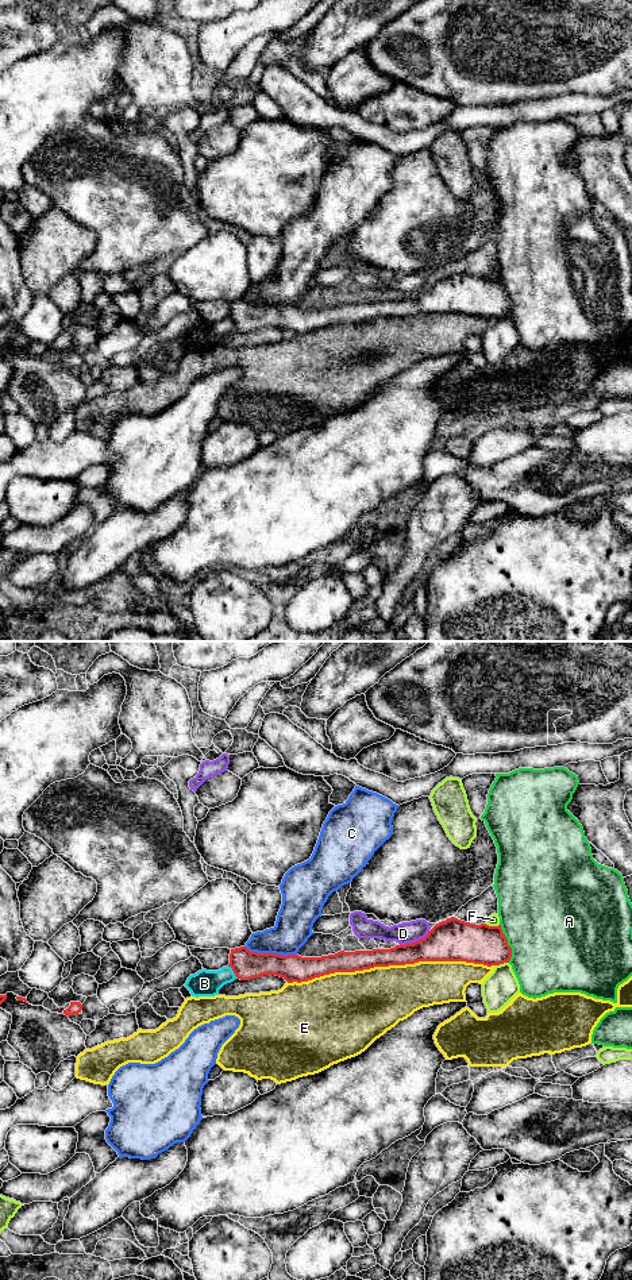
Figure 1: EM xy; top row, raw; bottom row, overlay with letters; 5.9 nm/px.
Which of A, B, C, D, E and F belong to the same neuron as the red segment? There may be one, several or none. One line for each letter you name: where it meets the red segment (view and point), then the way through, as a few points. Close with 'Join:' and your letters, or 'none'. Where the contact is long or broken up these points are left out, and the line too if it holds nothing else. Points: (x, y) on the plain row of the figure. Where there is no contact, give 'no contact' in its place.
Join: none

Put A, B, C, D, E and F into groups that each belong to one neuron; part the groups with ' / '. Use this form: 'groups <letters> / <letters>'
groups A / B / C / D / E / F

